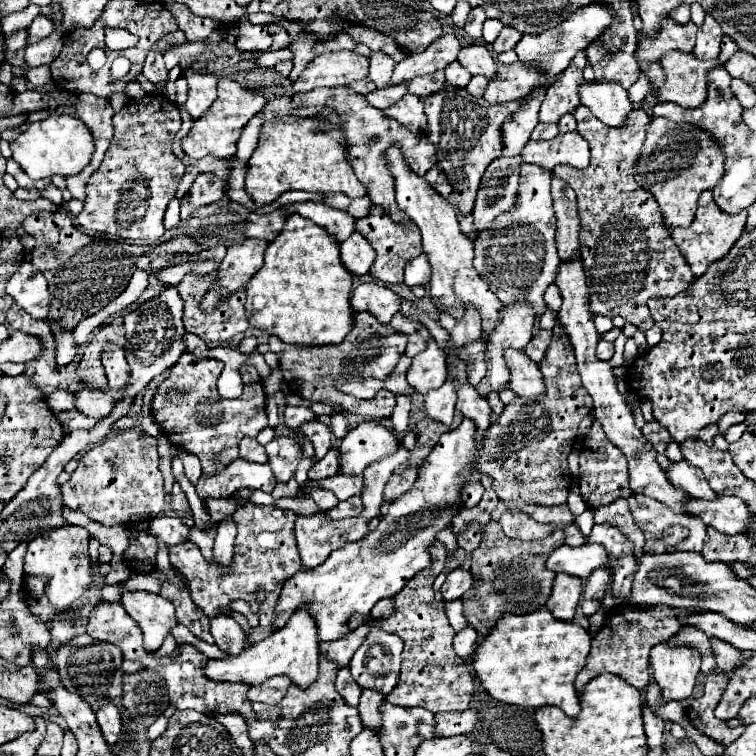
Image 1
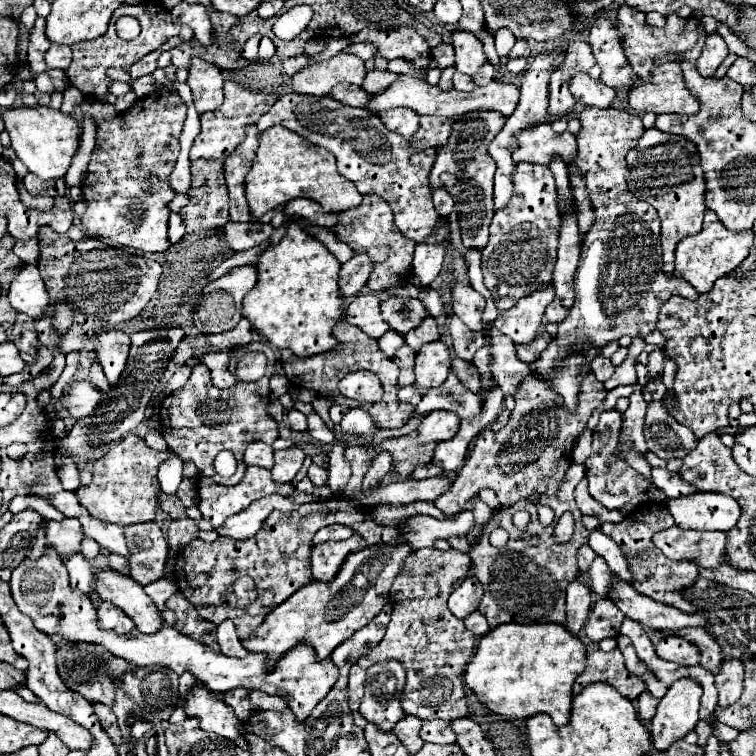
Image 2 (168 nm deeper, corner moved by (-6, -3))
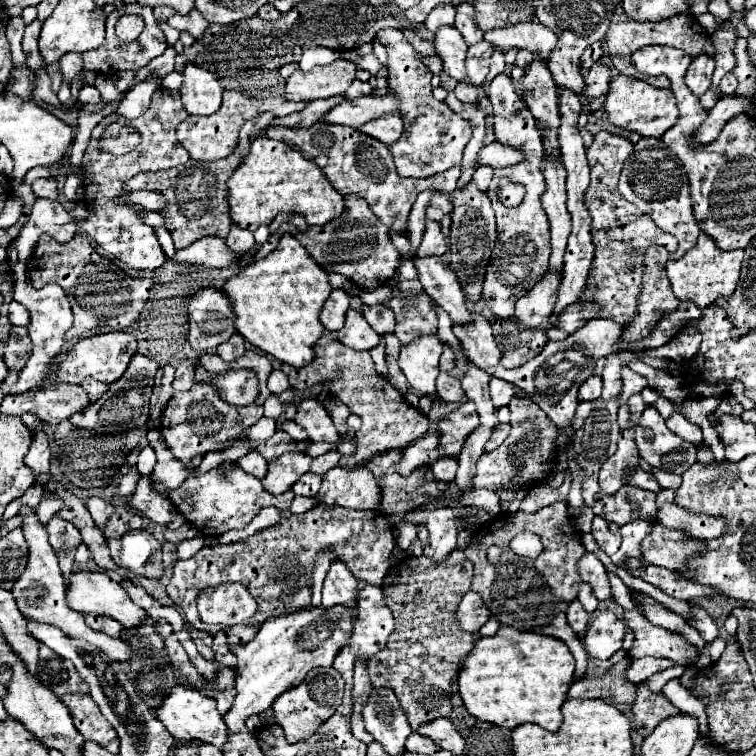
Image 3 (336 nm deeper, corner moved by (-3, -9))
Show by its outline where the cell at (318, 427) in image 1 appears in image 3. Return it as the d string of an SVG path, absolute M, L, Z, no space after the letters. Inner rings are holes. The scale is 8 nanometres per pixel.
M304 399L304 401L300 401L298 403L298 413L296 413L294 421L300 427L306 429L310 441L336 443L340 439L334 423L330 419L330 415L322 407L322 403L316 403L316 399Z

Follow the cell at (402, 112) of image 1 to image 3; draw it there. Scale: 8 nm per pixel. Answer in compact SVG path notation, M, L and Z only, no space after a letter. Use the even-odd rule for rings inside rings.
M382 115L378 119L368 121L366 125L360 127L360 131L364 131L366 135L380 139L386 145L396 143L396 139L400 139L402 131L404 131L404 123L400 119L400 115Z

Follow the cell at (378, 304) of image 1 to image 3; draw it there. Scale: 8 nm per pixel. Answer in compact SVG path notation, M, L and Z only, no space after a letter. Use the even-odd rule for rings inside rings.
M350 309L346 313L346 323L336 333L336 339L352 349L372 349L382 341L382 337L368 325L364 315L356 309Z

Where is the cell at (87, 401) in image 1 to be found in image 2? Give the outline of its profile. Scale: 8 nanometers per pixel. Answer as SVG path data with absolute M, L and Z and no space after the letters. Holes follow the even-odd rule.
M79 381L61 397L61 407L67 409L75 419L87 417L101 401L101 391L87 381Z

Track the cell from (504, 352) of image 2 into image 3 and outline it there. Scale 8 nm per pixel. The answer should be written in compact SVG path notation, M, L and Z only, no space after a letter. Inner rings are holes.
M474 313L472 321L466 325L454 325L452 327L454 335L460 339L460 343L466 349L468 359L480 367L480 369L490 369L500 363L500 347L496 343L496 337L492 333L492 323Z

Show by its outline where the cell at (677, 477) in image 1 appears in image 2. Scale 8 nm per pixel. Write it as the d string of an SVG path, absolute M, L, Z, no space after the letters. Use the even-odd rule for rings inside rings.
M651 469L651 483L657 489L661 489L669 499L691 493L687 481L683 481L681 477L677 477L675 473L671 473L667 469Z

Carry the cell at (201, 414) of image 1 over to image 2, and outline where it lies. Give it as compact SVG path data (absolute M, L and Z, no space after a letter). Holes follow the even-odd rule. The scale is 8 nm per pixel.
M195 365L189 381L181 389L165 397L161 405L161 435L173 453L177 453L183 461L193 461L197 469L203 475L211 477L215 483L237 485L247 469L247 465L243 463L243 453L247 445L253 441L273 445L273 441L279 437L279 423L273 421L267 413L269 377L267 381L237 381L231 389L217 389L211 383L211 375L201 375L199 367L205 365ZM223 449L231 451L237 459L237 471L229 479L217 475L213 469L213 461Z

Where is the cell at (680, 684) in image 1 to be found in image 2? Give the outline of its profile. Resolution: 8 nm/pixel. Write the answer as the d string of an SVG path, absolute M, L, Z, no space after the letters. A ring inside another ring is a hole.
M691 679L675 681L651 721L651 739L657 751L667 751L699 723L701 687Z

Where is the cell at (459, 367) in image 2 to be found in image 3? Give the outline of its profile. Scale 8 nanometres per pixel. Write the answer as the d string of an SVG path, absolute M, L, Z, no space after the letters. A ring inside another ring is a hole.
M440 371L438 379L436 379L436 395L442 397L444 401L450 403L462 403L464 401L464 389L460 387L460 379L452 377L446 371Z

